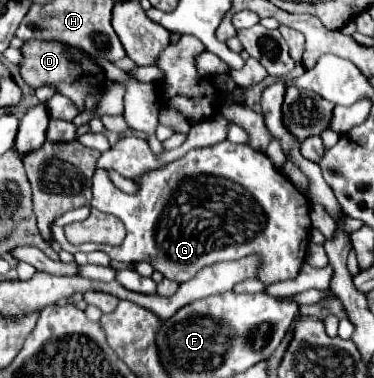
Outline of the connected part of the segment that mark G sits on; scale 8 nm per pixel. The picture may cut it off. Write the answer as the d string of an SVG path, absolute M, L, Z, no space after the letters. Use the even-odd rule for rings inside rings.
M221 141L211 147L193 149L159 169L145 171L139 175L137 183L137 193L123 193L109 181L105 171L97 171L93 175L91 203L61 215L51 227L61 249L69 253L103 251L117 263L147 261L175 283L189 281L207 265L249 255L261 259L257 279L263 285L295 279L299 275L307 251L305 241L311 229L309 201L265 153L247 145ZM93 207L125 223L127 237L119 247L67 243L63 227L87 219Z

